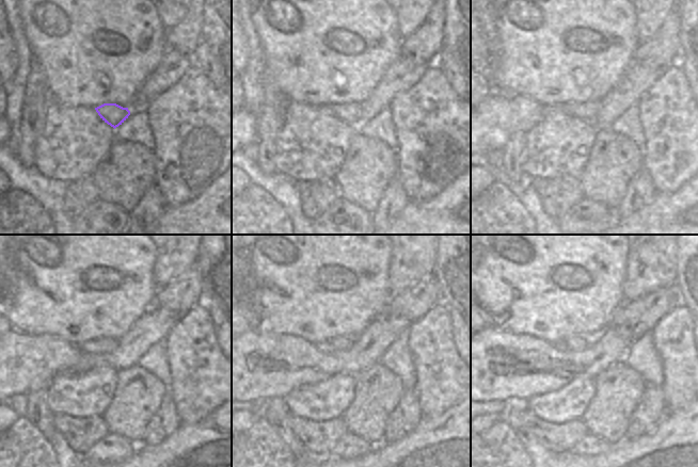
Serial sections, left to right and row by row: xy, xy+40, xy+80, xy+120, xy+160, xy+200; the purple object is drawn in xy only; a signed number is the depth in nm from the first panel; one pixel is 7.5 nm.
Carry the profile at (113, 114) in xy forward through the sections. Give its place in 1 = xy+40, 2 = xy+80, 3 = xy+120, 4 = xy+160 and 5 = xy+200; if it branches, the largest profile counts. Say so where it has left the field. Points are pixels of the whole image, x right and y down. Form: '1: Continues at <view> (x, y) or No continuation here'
1: Continues at xy+40 (350, 113)
2: Continues at xy+80 (586, 111)
3: Continues at xy+120 (101, 345)
4: Continues at xy+160 (340, 342)
5: Continues at xy+200 (574, 342).

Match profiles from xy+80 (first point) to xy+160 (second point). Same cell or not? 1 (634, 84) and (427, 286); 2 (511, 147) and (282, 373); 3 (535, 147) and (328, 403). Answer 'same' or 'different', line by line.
1: different
2: different
3: same

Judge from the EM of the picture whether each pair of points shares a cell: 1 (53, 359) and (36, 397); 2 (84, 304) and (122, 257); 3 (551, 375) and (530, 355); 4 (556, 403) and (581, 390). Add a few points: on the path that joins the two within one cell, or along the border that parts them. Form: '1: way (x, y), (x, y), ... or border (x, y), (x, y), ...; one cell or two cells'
1: border (44, 390), (33, 390), (27, 395); two cells
2: way (77, 284), (77, 269), (82, 263), (101, 260); one cell
3: way (554, 368), (542, 367), (538, 363); one cell
4: way (562, 403), (568, 403), (574, 397); one cell

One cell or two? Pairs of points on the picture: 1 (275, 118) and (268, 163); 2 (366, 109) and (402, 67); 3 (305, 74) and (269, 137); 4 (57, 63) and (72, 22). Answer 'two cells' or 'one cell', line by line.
1: one cell
2: one cell
3: two cells
4: one cell

